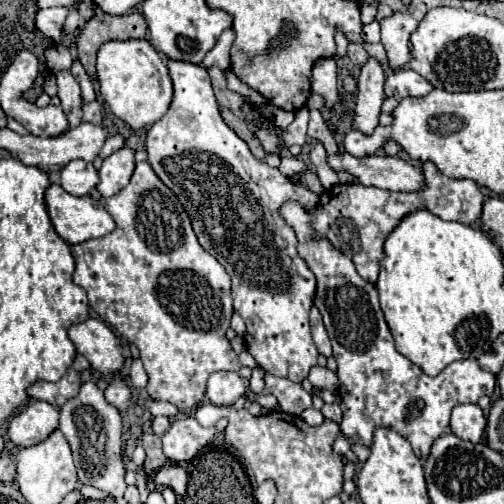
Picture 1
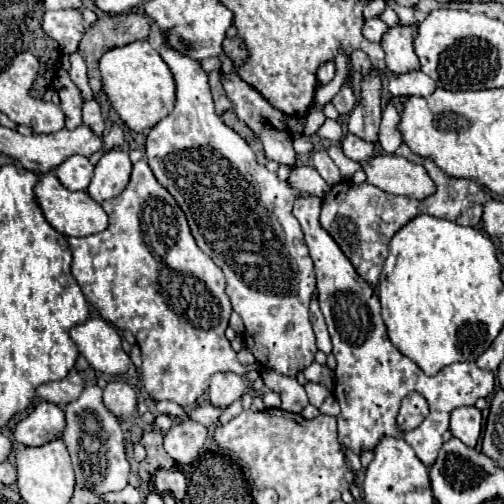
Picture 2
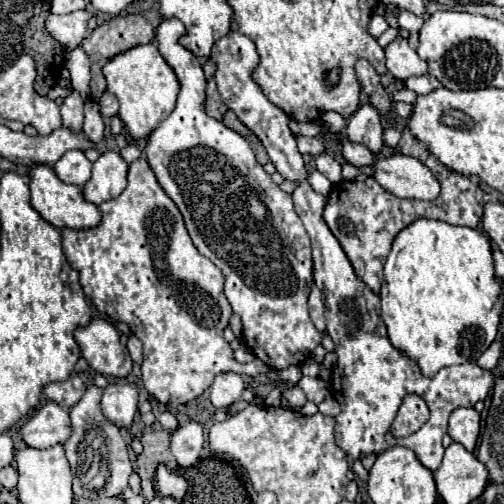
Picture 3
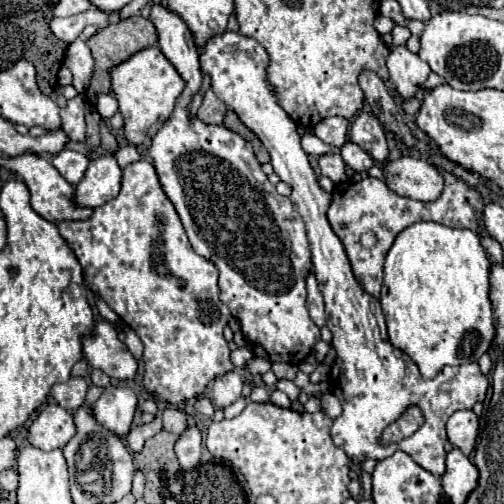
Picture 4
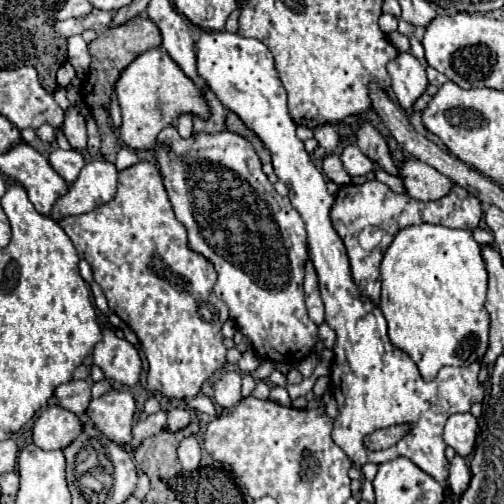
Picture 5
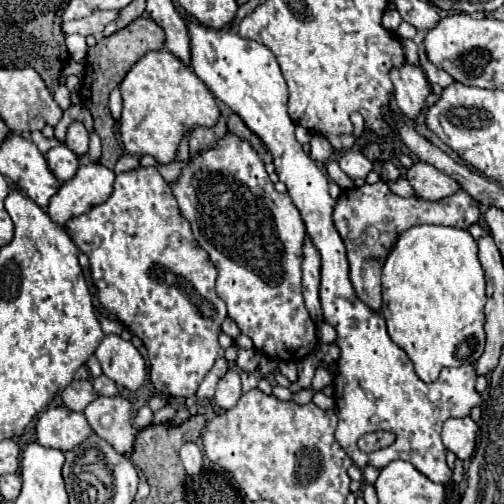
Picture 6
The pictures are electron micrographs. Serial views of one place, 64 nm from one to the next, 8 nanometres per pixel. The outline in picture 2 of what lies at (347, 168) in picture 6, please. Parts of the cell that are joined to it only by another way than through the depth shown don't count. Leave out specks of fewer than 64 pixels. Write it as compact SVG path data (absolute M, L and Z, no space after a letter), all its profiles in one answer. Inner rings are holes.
M346 134L346 138L342 140L342 150L350 160L362 162L362 160L370 160L374 156L376 142L366 142L366 140L360 140L358 136Z

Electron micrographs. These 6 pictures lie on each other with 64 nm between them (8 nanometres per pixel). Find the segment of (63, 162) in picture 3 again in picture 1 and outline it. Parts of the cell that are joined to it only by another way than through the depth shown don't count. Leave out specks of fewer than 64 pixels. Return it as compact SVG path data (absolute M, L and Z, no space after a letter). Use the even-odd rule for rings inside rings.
M72 160L60 174L60 186L72 196L90 196L100 182L94 164L84 160Z

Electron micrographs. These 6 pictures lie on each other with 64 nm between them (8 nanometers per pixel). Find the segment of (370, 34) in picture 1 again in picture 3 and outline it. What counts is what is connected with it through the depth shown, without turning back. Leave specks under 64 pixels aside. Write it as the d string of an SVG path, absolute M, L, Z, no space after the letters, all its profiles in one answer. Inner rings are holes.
M372 16L370 24L368 24L368 32L374 36L374 38L380 38L380 34L384 34L388 30L388 24L384 20L384 16Z

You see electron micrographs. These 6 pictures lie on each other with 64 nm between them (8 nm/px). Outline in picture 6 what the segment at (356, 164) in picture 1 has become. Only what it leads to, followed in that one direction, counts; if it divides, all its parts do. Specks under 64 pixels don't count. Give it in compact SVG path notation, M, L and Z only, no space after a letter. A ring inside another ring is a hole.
M426 162L412 164L412 168L408 168L406 180L414 188L414 194L422 200L442 200L460 190L456 180L438 172L434 166Z

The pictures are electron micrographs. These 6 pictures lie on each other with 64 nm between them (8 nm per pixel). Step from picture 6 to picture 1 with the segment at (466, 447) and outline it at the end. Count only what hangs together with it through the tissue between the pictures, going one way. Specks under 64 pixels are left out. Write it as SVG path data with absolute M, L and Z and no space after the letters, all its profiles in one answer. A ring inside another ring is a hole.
M458 404L452 408L450 428L456 436L476 444L486 430L486 416L478 404Z

